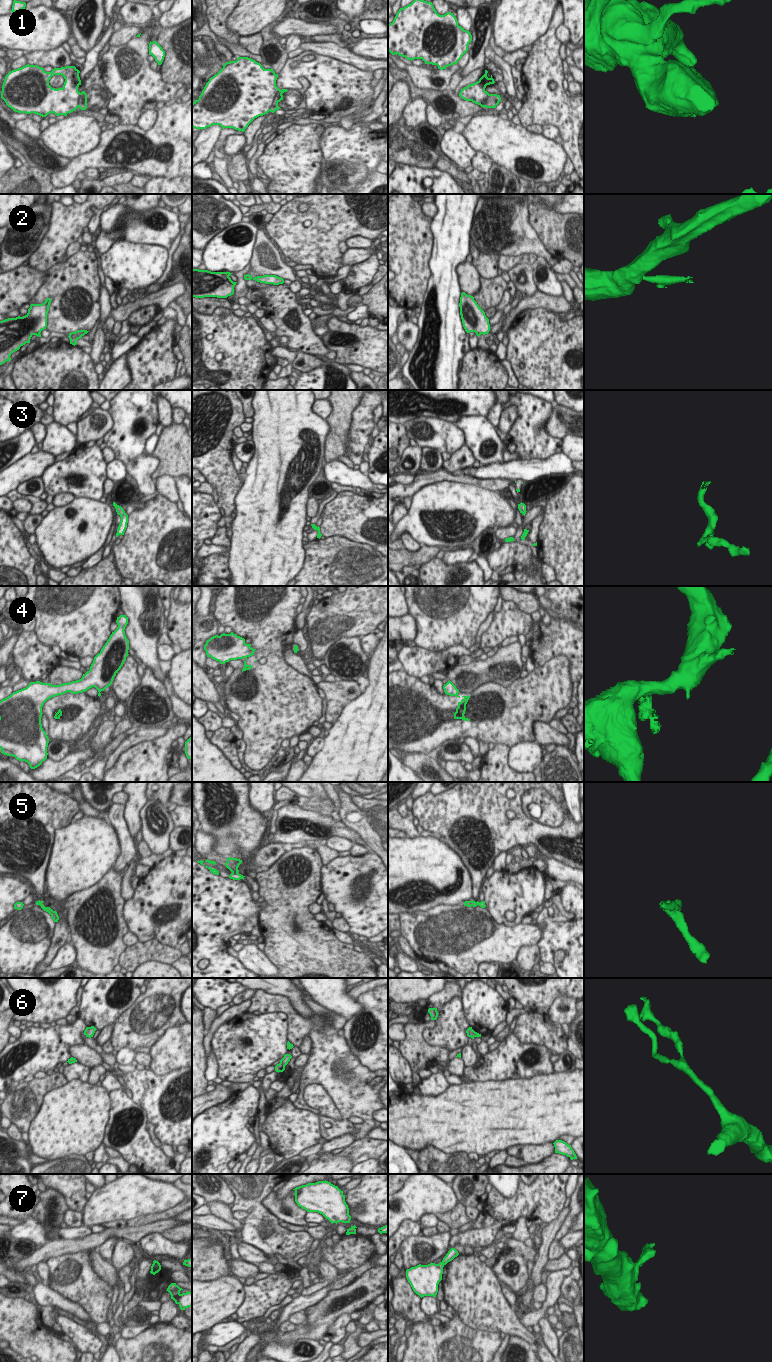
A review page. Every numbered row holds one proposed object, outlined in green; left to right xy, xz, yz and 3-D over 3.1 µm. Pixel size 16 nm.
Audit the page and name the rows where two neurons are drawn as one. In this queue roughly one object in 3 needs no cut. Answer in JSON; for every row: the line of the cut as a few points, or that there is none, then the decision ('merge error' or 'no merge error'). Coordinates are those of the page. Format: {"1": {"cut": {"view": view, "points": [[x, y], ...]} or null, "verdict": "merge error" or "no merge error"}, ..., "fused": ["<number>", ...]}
{"1": {"cut": {"view": "yz", "points": [[492, 94], [493, 101], [490, 102], [487, 99], [485, 106]]}, "verdict": "merge error"}, "2": {"cut": {"view": "yz", "points": [[476, 333], [479, 335]]}, "verdict": "merge error"}, "3": {"cut": null, "verdict": "no merge error"}, "4": {"cut": {"view": "xz", "points": [[253, 649], [253, 652], [248, 656]]}, "verdict": "merge error"}, "5": {"cut": {"view": "xz", "points": [[232, 871], [237, 873]]}, "verdict": "merge error"}, "6": {"cut": null, "verdict": "no merge error"}, "7": {"cut": {"view": "yz", "points": [[442, 1261], [443, 1265]]}, "verdict": "merge error"}, "fused": ["1", "2", "4", "5", "7"]}

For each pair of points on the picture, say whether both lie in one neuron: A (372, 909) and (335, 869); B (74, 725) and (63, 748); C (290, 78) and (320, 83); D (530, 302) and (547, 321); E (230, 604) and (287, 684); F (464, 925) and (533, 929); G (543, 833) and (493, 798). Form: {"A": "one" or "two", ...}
{"A": "one", "B": "two", "C": "one", "D": "two", "E": "one", "F": "one", "G": "one"}

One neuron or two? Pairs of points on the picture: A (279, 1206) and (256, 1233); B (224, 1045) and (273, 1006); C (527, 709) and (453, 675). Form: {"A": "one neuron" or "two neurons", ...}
{"A": "two neurons", "B": "two neurons", "C": "two neurons"}

